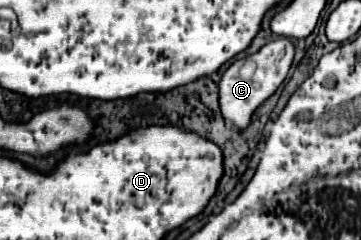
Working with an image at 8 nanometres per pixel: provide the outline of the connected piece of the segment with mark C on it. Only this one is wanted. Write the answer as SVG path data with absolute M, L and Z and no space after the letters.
M282 37L278 41L266 43L258 53L246 55L236 59L226 73L222 75L218 89L220 89L220 111L226 121L230 121L238 131L246 131L252 119L252 113L262 105L286 79L288 69L294 59L294 45L290 39Z

